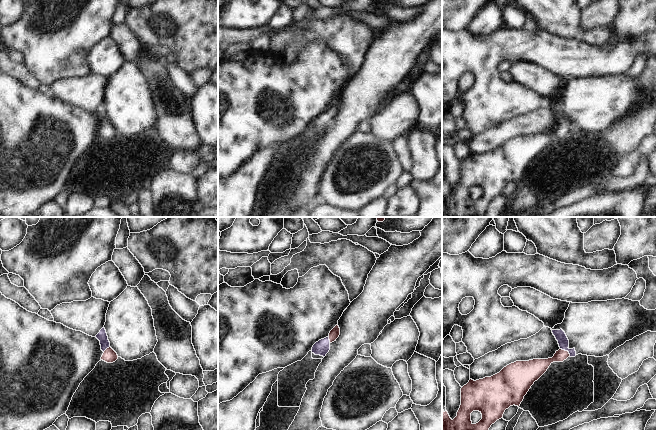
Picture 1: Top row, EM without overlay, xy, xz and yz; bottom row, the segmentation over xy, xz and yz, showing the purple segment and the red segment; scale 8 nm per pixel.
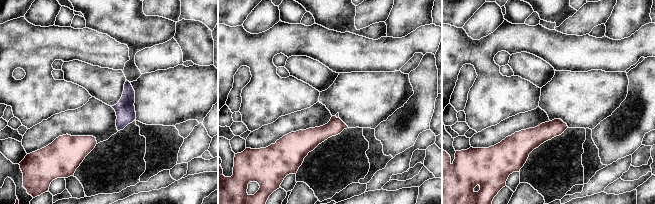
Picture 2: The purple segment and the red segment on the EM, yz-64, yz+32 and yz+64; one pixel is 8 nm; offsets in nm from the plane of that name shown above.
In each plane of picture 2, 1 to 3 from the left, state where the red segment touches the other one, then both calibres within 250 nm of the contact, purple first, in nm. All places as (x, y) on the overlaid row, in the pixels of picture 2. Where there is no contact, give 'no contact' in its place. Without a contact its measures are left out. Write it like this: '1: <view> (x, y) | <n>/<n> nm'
1: no contact
2: yz+32 (337, 117) | 30/150 nm
3: no contact

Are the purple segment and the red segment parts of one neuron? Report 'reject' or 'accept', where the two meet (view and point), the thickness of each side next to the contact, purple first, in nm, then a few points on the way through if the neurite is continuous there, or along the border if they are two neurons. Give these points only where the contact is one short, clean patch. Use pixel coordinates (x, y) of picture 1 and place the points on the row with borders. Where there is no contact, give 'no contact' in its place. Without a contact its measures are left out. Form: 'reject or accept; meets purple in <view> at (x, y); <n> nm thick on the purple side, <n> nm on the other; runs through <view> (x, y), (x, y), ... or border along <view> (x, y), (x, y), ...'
accept; meets purple in yz at (566, 350); 90 nm thick on the purple side, 120 nm on the other; runs through yz (560, 335), (566, 350), (558, 357), (540, 366)

